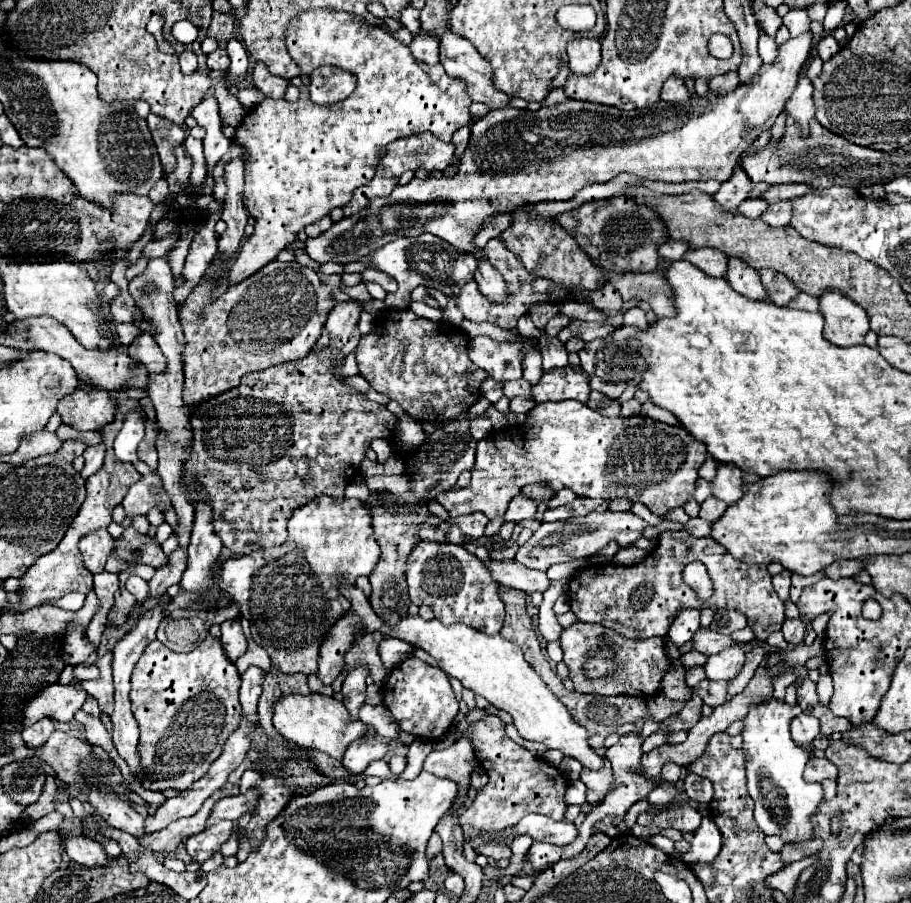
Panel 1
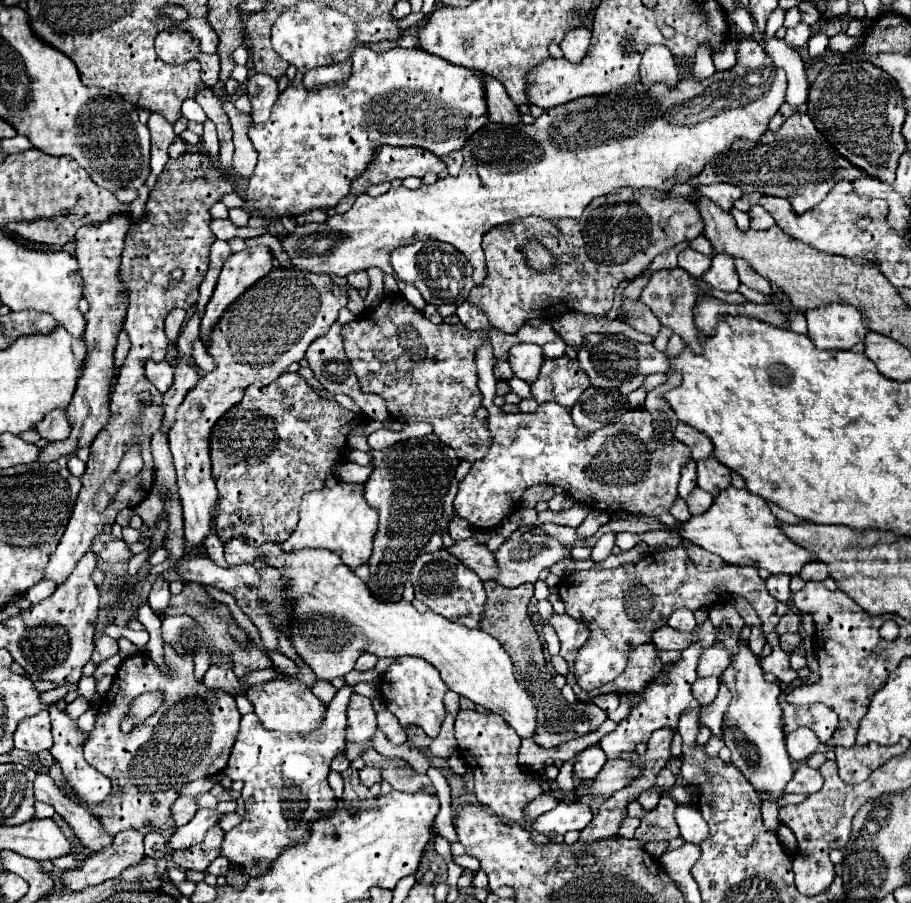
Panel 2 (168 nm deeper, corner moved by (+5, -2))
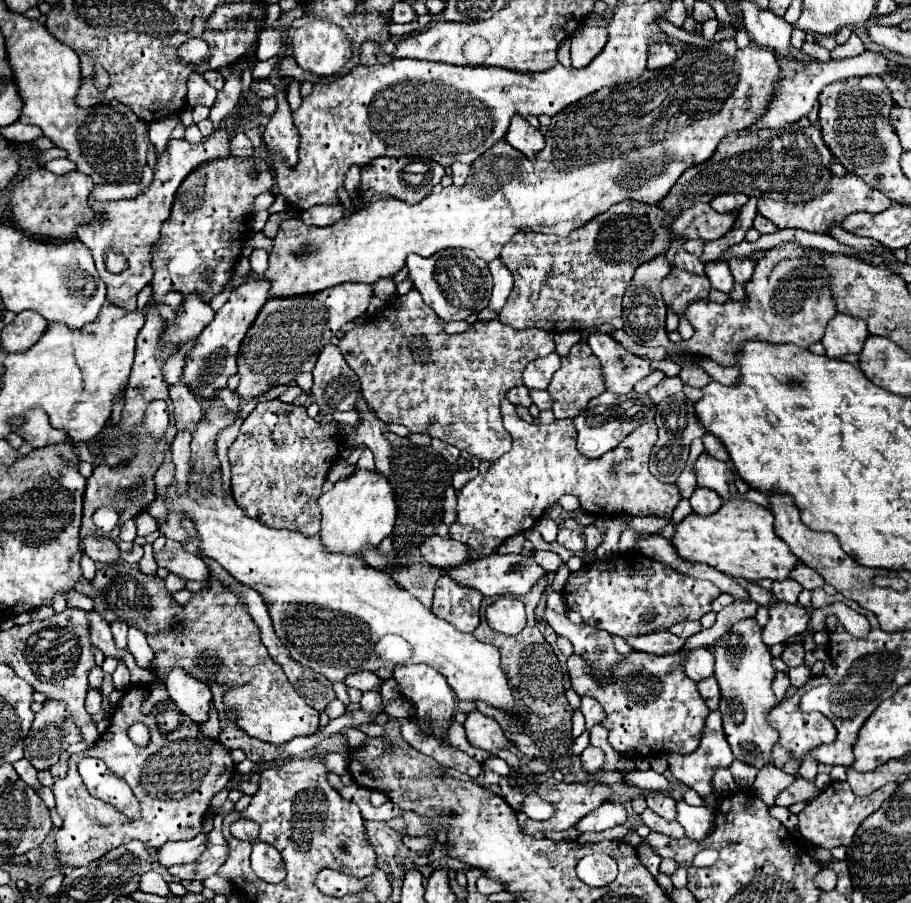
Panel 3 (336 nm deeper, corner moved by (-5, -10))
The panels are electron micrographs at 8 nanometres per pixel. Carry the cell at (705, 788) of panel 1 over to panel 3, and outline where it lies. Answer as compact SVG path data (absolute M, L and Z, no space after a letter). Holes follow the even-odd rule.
M652 769L648 771L631 771L631 775L627 775L625 783L627 785L633 785L633 787L639 787L639 789L645 789L645 791L670 794L668 780L663 774L659 774Z

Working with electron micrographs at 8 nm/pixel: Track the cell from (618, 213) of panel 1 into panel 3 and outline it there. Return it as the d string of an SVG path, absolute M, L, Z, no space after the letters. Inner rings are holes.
M623 201L591 219L591 223L571 231L567 237L533 231L515 233L499 255L515 279L499 321L513 329L541 327L543 331L581 331L603 323L623 329L621 299L635 269L667 253L673 241L715 241L723 237L733 227L735 215L721 215L709 203L695 203L689 209L679 209L671 225L665 219L667 213L659 205L651 207L639 201Z

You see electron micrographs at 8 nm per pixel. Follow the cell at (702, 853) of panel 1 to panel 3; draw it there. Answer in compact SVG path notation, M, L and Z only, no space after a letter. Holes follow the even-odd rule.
M685 801L677 803L677 823L685 829L685 835L693 841L701 841L711 831L713 809L711 807L691 807Z

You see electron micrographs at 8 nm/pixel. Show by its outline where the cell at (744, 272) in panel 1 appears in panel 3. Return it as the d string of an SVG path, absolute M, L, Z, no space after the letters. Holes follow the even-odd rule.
M711 261L711 263L707 263L705 275L709 277L713 289L719 289L723 293L731 293L733 291L735 279L733 279L733 275L729 271L729 265L725 261Z

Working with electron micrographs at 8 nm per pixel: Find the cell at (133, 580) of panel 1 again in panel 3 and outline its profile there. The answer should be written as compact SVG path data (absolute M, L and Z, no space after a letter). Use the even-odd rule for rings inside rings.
M175 665L171 667L165 677L163 685L167 687L169 697L177 703L177 707L187 713L197 723L205 723L209 717L209 703L211 703L211 691L207 685L203 685L199 679L191 677L183 667Z

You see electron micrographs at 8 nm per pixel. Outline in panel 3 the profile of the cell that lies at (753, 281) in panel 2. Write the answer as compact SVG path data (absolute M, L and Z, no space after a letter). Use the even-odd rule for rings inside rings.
M729 259L729 267L731 267L731 273L735 277L737 283L741 285L747 285L753 277L753 269L755 269L755 261L751 259Z

